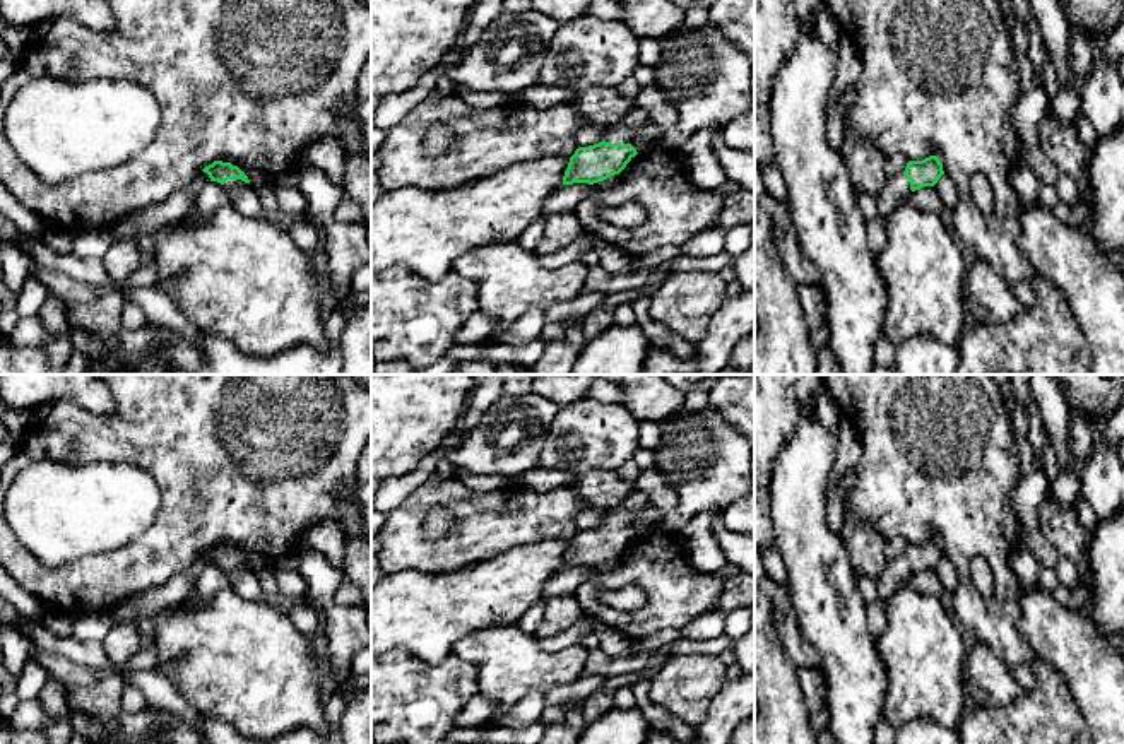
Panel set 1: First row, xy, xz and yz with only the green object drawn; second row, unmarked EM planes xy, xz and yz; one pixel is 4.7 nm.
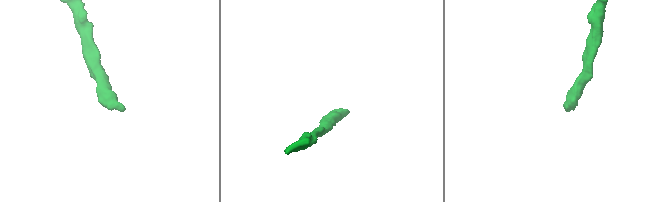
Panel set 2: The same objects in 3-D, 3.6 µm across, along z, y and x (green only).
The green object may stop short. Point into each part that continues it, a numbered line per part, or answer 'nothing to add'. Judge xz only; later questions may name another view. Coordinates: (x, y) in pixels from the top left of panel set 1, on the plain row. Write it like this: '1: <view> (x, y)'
1: xz (621, 515)

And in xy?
1: xy (243, 578)

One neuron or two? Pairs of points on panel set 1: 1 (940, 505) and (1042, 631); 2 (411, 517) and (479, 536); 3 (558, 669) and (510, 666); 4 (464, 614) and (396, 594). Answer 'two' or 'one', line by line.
1: two
2: one
3: one
4: one

